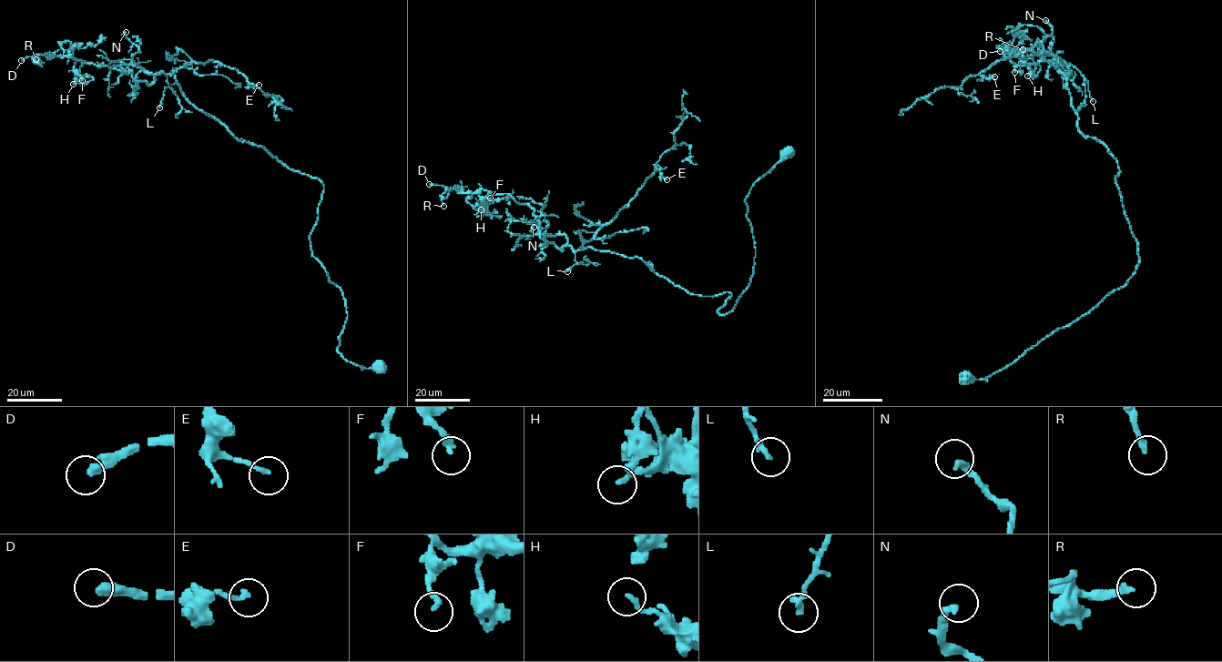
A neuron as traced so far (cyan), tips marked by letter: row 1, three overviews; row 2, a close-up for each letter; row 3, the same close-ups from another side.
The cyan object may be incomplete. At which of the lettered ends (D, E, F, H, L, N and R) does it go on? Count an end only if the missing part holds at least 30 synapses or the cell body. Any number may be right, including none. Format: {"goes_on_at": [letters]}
{"goes_on_at": ["D", "R"]}

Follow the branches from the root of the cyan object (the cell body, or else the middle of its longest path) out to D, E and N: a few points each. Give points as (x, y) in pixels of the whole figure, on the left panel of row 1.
D: (378, 365), (337, 350), (346, 300), (310, 238), (319, 178), (239, 141), (171, 75), (21, 60)
E: (378, 365), (337, 350), (346, 300), (310, 238), (322, 182), (239, 141), (175, 71), (213, 60), (259, 85)
N: (378, 365), (337, 350), (346, 300), (310, 238), (322, 182), (239, 141), (173, 75), (137, 67), (126, 32)

